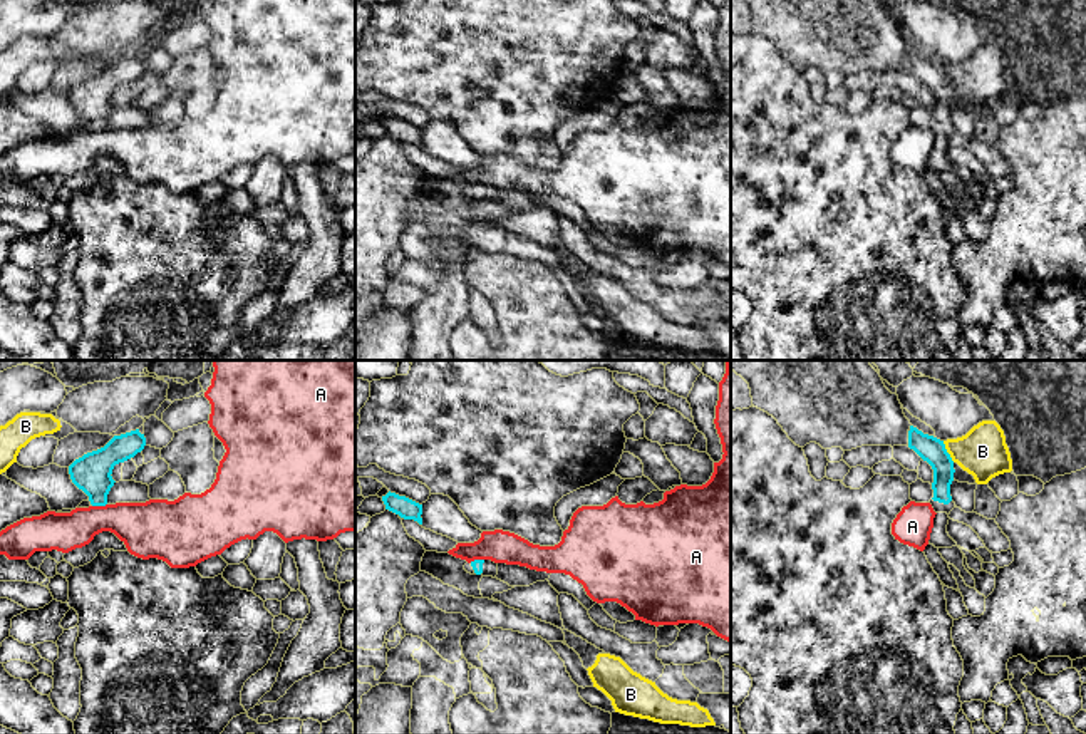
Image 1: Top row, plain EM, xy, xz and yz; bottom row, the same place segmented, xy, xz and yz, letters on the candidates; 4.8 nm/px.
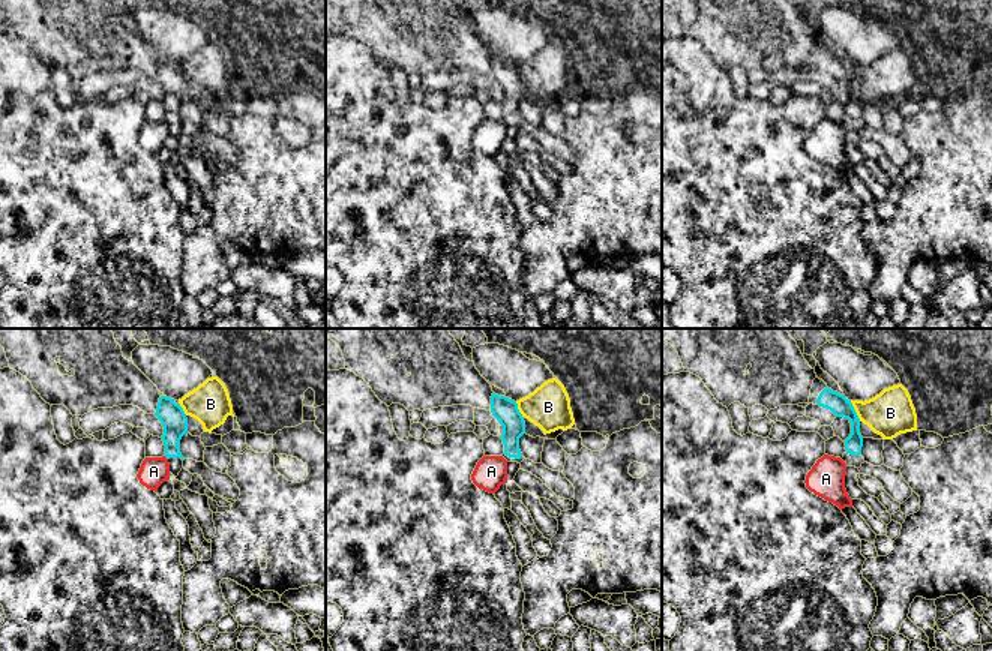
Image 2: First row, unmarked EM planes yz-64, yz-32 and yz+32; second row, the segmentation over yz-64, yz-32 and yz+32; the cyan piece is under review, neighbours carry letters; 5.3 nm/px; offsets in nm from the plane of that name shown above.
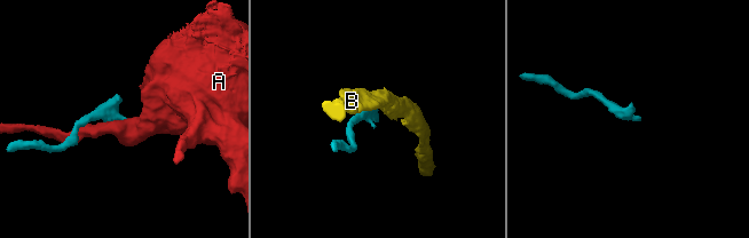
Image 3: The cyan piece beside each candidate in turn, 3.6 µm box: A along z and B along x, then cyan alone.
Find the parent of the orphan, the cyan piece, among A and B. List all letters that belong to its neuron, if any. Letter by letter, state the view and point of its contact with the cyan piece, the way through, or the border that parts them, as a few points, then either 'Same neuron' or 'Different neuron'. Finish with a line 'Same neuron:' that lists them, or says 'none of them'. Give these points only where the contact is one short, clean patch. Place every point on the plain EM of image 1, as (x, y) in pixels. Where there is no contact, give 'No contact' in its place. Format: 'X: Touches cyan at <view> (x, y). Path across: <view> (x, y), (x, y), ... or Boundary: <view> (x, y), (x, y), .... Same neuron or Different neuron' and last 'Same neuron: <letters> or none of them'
A: Touches cyan at xy (99, 129). Boundary: xy (106, 128), (93, 131). Different neuron
B: Touches cyan at yz (946, 76). Boundary: yz (942, 66), (954, 86). Different neuron
Same neuron: none of them

